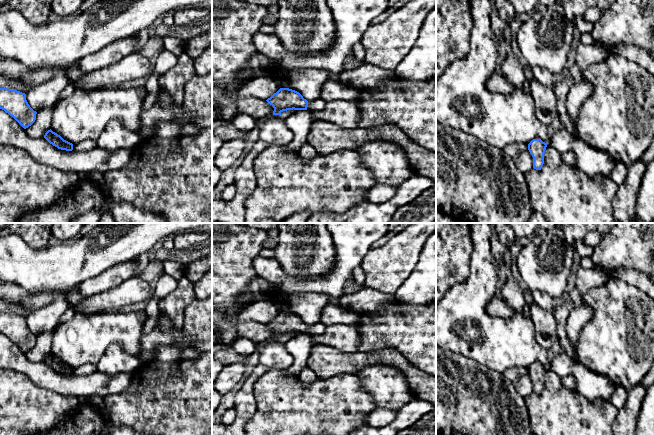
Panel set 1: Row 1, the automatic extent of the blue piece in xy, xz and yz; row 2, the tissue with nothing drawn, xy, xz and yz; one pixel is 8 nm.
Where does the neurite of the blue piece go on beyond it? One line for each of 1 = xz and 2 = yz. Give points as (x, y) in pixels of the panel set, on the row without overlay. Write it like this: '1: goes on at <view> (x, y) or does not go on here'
1: goes on at xz (318, 328)
2: does not go on here

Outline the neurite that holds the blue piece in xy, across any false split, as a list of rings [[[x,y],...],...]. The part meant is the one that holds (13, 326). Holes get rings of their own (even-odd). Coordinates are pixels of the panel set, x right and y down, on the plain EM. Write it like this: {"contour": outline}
{"contour": [[[0,312],[0,333],[12,340],[24,353],[36,344],[34,335],[26,324],[26,318],[17,314]]]}

